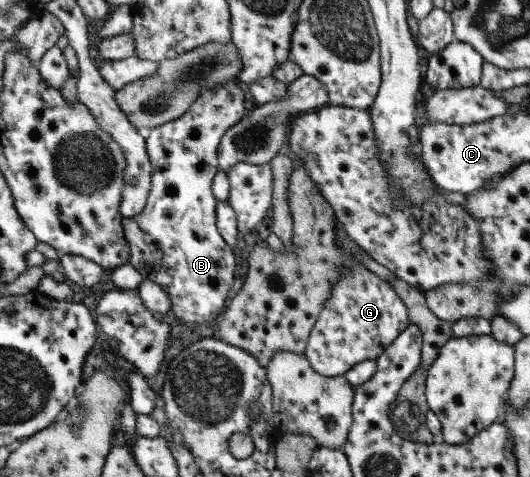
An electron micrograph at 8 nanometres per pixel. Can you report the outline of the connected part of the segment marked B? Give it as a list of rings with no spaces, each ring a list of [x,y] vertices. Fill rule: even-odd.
[[[239,79],[213,88],[204,88],[200,96],[187,114],[147,133],[147,152],[153,166],[150,197],[141,214],[133,218],[124,218],[123,221],[125,238],[131,251],[129,263],[141,272],[144,279],[153,280],[168,290],[173,301],[173,313],[187,324],[205,324],[215,320],[225,308],[229,292],[235,284],[237,258],[221,235],[217,224],[216,210],[219,202],[212,186],[220,170],[218,150],[222,139],[248,114],[245,106],[247,92],[241,88]]]

